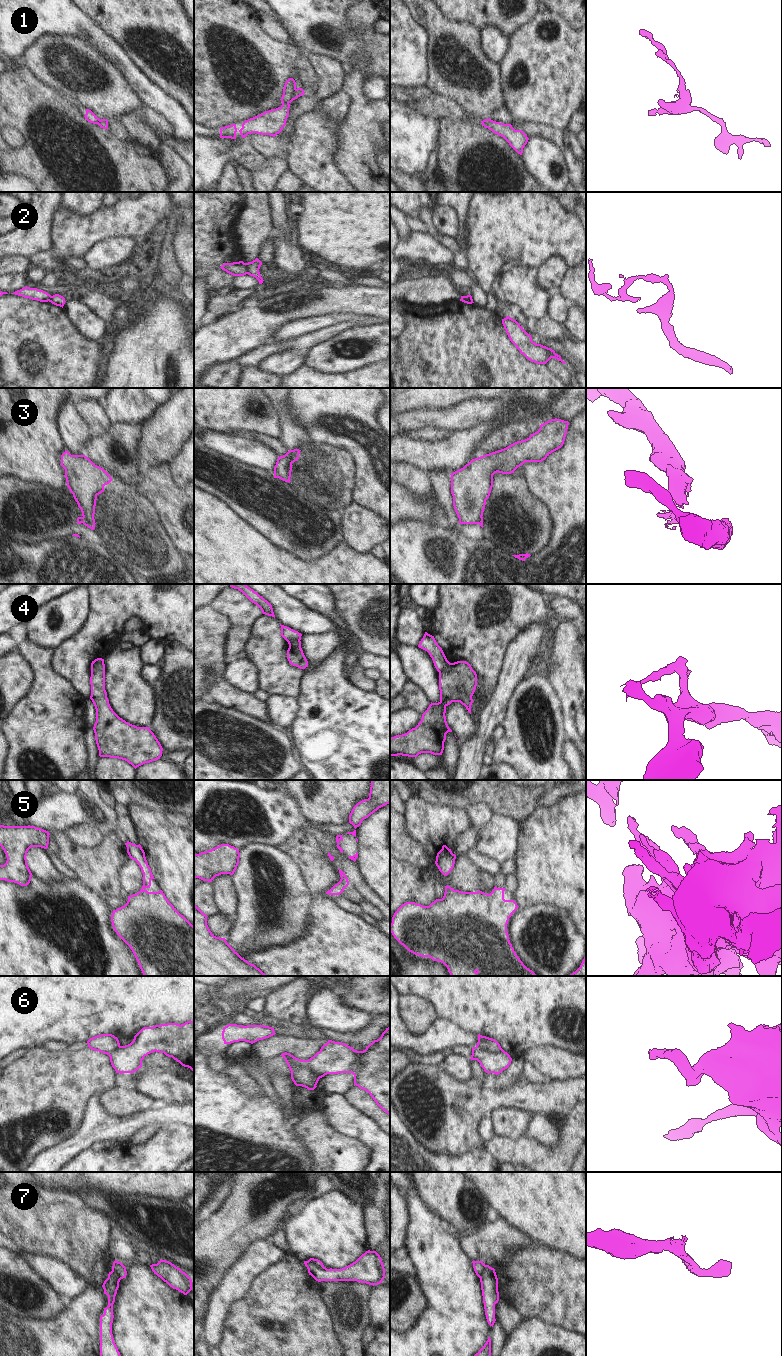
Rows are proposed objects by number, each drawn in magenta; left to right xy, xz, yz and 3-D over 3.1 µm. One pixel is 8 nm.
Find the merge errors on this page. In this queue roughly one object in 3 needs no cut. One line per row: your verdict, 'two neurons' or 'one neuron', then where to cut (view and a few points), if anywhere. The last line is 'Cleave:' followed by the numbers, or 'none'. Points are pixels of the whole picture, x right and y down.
1: two neurons; cut xz (296, 89), (292, 99)
2: two neurons; cut xz (245, 263), (248, 273)
3: two neurons; cut xy (83, 515), (89, 523), (94, 522)
4: two neurons; cut xy (103, 662), (91, 666)
5: one neuron; cut none
6: two neurons; cut yz (476, 1046), (491, 1052), (499, 1052), (502, 1049)
7: two neurons; cut xz (308, 1260), (318, 1266), (323, 1266)
Cleave: 1, 2, 3, 4, 6, 7

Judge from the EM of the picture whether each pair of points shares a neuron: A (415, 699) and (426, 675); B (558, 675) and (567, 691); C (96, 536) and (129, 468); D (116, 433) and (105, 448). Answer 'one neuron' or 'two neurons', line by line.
A: two neurons
B: one neuron
C: two neurons
D: one neuron

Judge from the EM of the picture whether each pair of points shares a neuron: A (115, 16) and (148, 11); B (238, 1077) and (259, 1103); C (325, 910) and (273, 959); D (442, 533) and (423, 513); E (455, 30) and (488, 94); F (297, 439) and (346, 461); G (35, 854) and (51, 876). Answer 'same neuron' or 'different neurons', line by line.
A: same neuron
B: different neurons
C: same neuron
D: different neurons
E: same neuron
F: different neurons
G: same neuron

